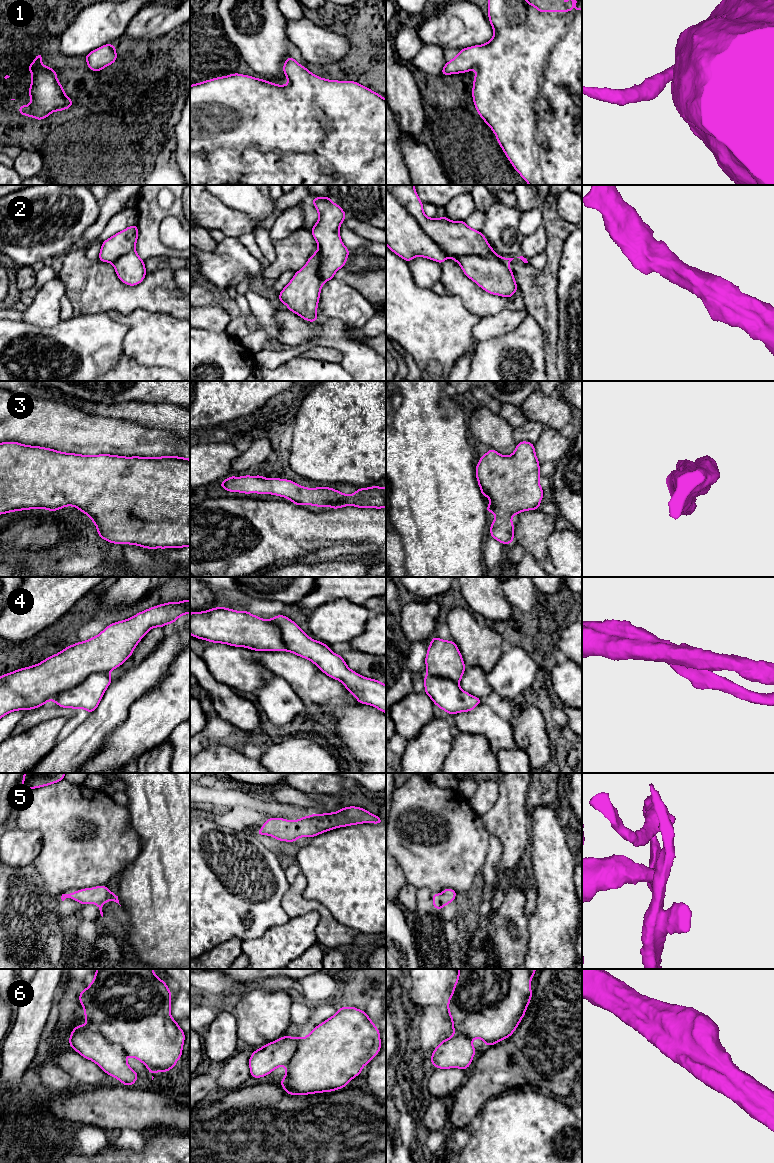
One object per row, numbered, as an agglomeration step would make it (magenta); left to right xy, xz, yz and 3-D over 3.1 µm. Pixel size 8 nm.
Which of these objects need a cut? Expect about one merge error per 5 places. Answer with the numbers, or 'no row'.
no row

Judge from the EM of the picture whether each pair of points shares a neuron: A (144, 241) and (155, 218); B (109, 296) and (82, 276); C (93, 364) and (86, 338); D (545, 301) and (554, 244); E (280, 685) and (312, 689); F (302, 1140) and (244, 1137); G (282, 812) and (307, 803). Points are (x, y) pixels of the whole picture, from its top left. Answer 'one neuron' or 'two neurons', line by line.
A: one neuron
B: one neuron
C: one neuron
D: one neuron
E: two neurons
F: one neuron
G: two neurons

